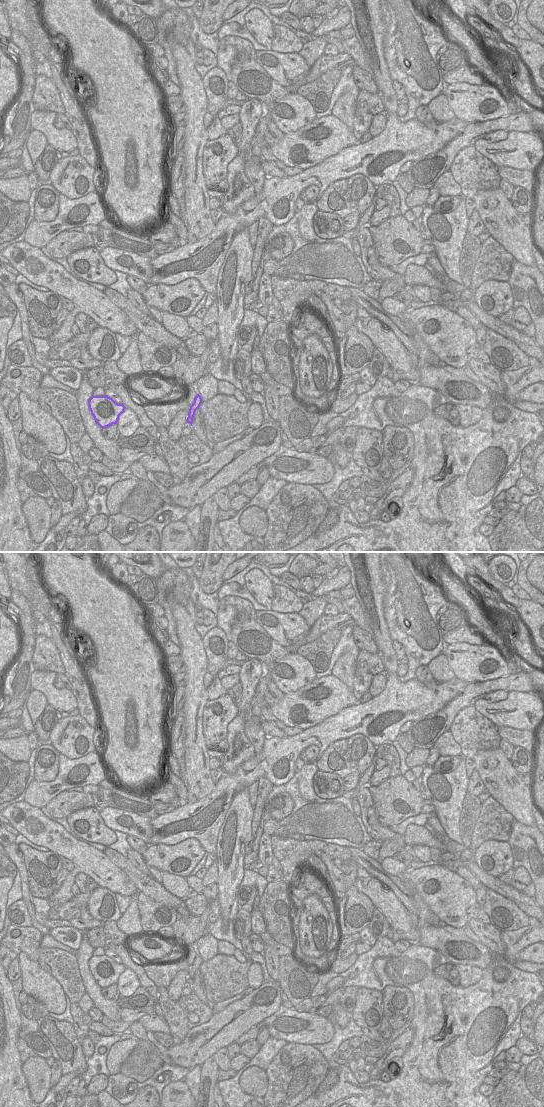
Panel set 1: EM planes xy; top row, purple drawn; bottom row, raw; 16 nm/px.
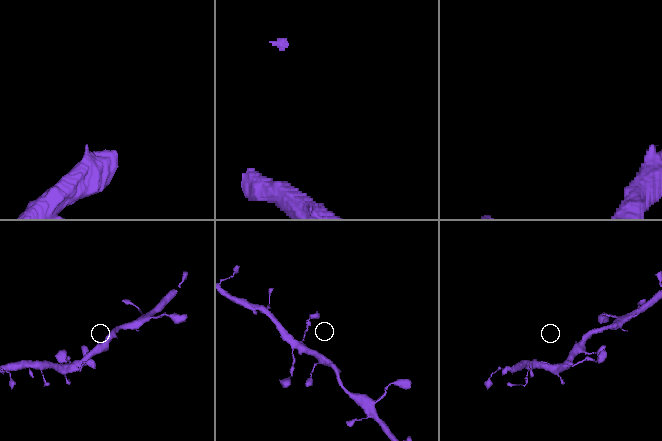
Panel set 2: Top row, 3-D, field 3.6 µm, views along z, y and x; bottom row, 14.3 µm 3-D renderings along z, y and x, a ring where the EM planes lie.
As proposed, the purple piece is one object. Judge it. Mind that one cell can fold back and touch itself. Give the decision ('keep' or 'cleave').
keep

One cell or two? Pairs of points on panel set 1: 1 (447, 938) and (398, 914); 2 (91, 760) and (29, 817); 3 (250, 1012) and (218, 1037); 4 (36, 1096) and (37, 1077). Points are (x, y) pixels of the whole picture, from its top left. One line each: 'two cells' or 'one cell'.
1: one cell
2: two cells
3: one cell
4: one cell

